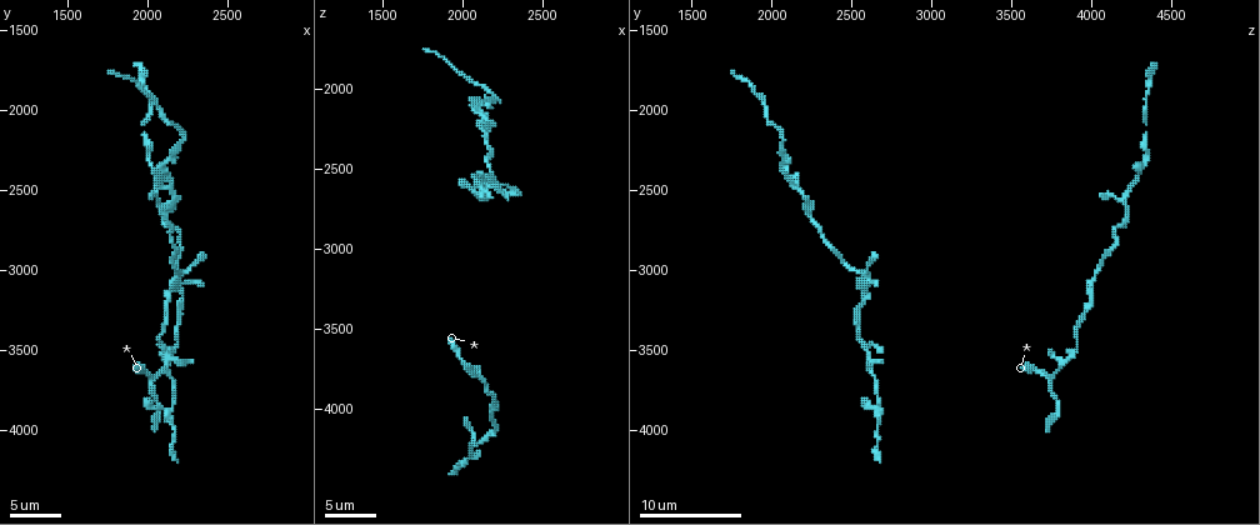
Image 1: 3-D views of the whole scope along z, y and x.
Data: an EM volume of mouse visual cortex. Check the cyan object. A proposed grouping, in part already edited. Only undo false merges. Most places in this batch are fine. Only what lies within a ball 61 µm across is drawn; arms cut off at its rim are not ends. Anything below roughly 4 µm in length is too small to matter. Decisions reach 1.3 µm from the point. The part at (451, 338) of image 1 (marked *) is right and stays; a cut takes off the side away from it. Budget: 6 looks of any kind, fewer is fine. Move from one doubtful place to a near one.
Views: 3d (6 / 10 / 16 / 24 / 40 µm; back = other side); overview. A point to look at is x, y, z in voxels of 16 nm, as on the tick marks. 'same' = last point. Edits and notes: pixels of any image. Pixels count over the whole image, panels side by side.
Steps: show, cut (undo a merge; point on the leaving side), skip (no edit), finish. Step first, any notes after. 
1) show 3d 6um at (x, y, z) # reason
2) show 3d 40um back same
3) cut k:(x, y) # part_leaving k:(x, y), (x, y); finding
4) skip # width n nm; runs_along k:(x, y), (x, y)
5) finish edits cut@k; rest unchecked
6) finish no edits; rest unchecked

show 3d 6um at (2120, 3600, 3800) # three-way junction

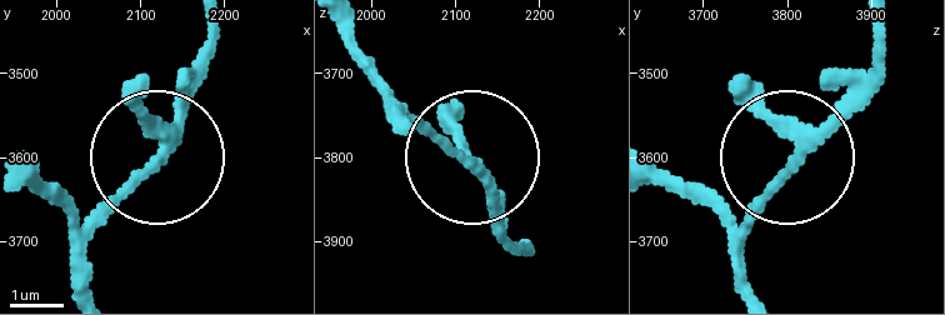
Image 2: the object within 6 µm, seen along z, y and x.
show 3d 6um back at (2120, 3595, 3815)

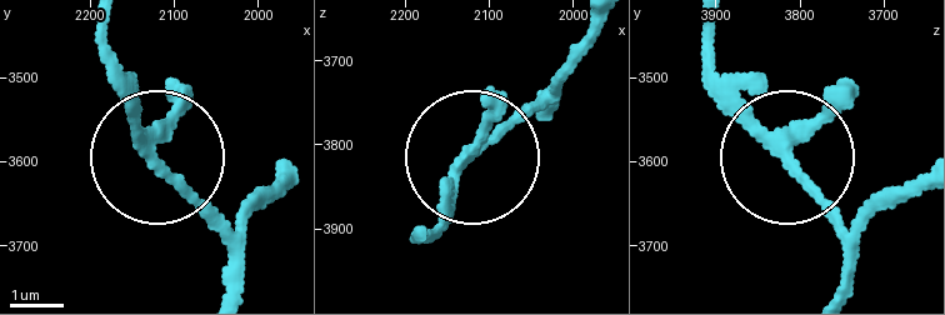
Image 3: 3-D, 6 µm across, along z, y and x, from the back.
skip # runs_along 3:(923, 180), (838, 208), (711, 68); one neuron here

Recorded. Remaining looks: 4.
show 3d 6um at (2100, 3480, 2580)

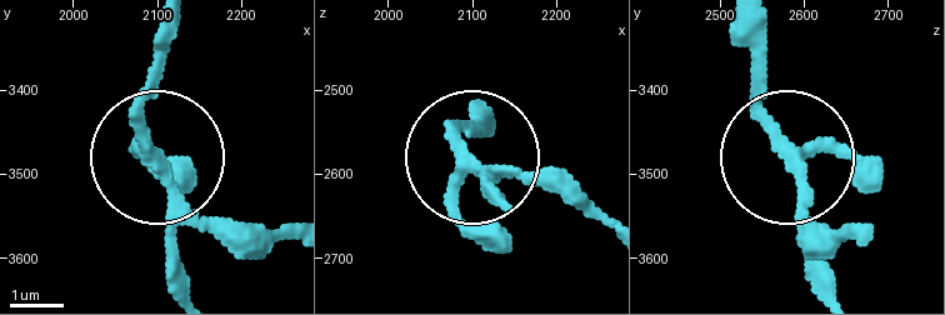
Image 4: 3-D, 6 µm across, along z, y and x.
skip # arms 3; one neuron here

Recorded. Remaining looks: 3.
show 3d 6um at (2100, 2380, 2080) # three arms meet

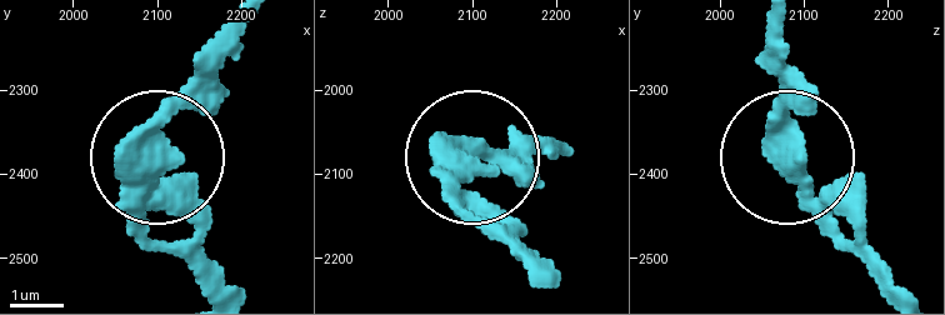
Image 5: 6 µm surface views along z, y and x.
show 3d 6um back at (2100, 2370, 2090) # from behind

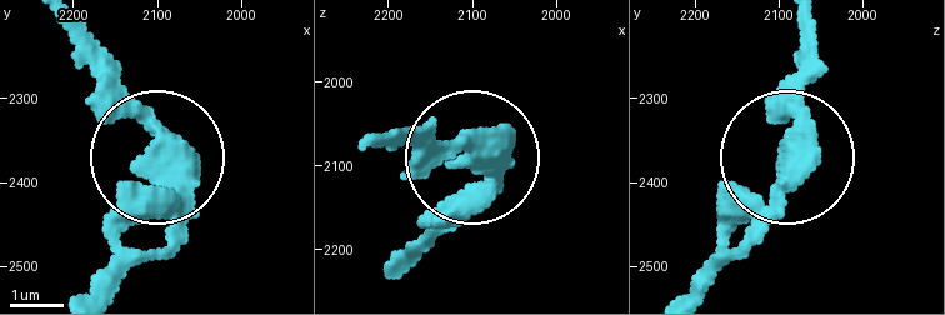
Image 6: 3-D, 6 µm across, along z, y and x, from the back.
skip # runs_along 6:(691, 286), (781, 165), (804, 49); one neuron here

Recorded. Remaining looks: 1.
finish no edits; rest unchecked

